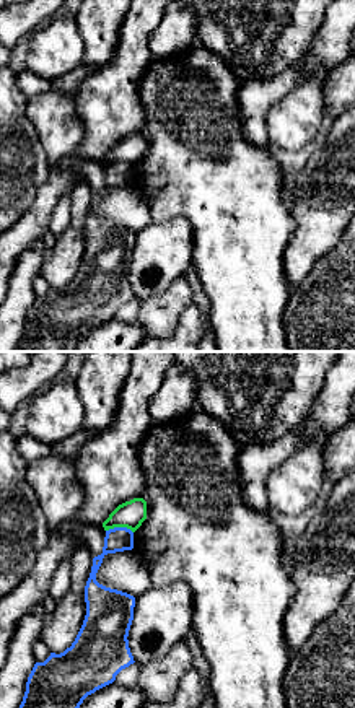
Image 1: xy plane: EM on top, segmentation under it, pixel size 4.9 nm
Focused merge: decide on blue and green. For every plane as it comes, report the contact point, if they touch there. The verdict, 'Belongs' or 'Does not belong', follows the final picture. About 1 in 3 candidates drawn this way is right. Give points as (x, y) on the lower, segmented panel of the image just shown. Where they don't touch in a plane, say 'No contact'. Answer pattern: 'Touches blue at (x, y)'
Touches blue at (119, 528)

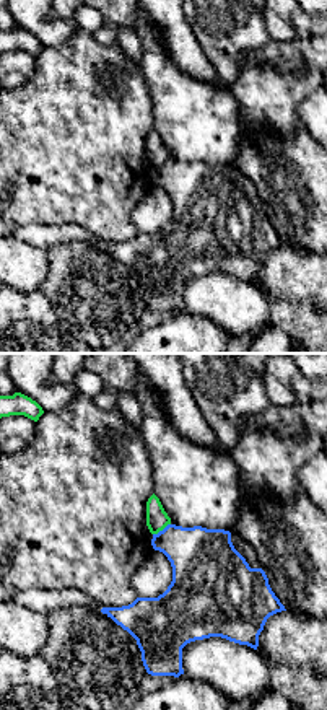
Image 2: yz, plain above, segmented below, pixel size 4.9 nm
Touches blue at (163, 530)

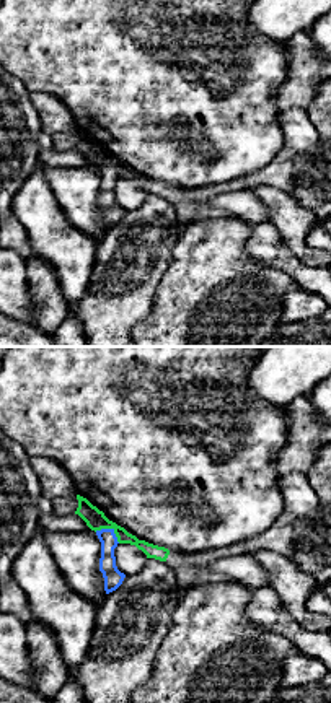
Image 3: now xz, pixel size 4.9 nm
Touches blue at (110, 529)

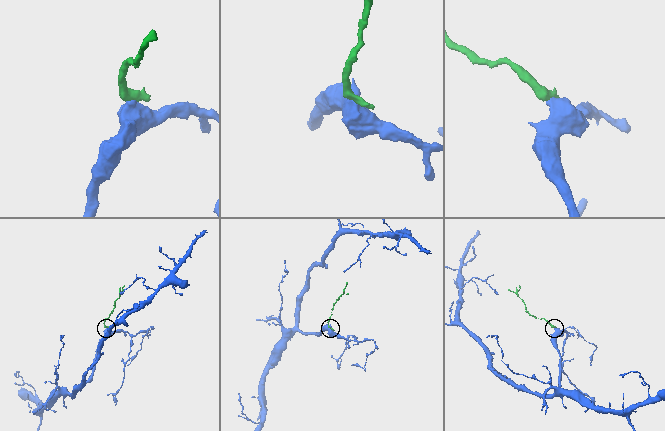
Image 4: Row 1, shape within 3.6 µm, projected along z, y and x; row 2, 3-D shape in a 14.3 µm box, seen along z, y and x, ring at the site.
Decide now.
Does not belong

